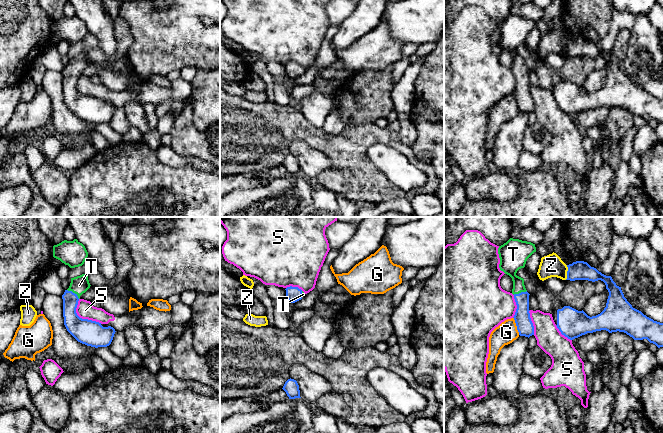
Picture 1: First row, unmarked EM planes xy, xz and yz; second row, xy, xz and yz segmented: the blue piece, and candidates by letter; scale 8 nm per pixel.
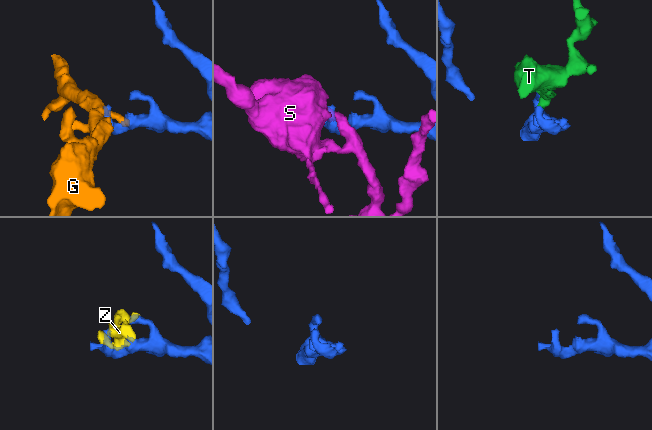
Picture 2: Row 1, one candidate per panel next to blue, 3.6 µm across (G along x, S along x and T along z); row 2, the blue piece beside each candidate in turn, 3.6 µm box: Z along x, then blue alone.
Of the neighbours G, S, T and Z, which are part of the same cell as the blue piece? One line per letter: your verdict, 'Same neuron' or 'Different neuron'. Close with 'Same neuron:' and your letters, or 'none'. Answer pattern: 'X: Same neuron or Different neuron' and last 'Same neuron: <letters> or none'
G: Different neuron
S: Different neuron
T: Same neuron
Z: Different neuron
Same neuron: T

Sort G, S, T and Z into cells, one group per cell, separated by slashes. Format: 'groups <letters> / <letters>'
groups G / S / T / Z

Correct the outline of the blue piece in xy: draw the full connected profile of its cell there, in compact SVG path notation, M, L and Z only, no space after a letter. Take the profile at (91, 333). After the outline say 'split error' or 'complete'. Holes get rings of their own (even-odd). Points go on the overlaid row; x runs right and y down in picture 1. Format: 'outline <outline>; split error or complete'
outline M88 275L71 278L70 286L62 295L64 325L67 331L80 343L91 347L107 347L111 344L115 329L103 327L101 323L80 318L76 308L80 296L90 288Z; split error

